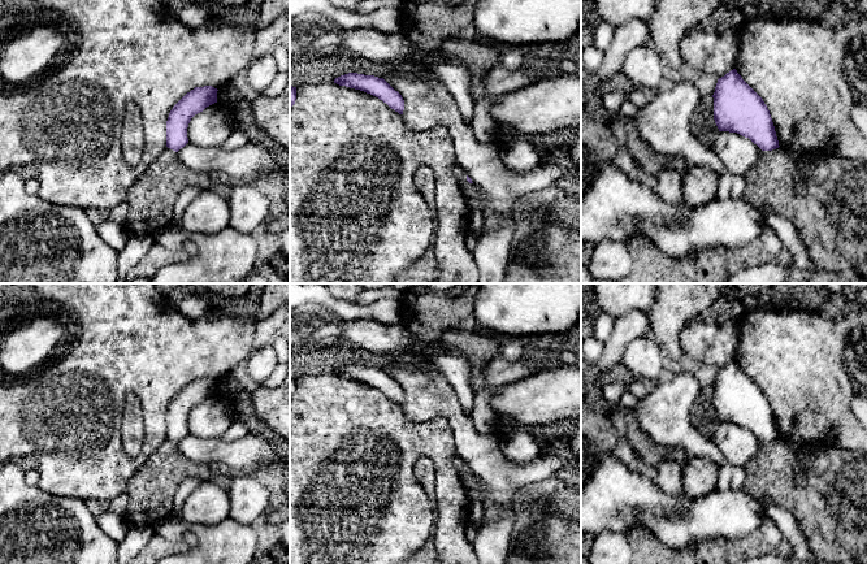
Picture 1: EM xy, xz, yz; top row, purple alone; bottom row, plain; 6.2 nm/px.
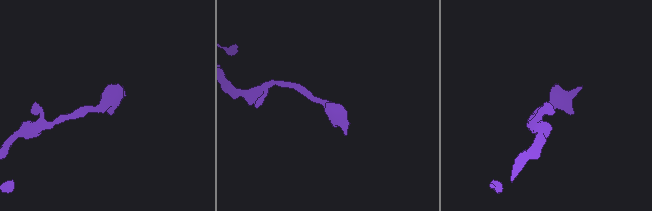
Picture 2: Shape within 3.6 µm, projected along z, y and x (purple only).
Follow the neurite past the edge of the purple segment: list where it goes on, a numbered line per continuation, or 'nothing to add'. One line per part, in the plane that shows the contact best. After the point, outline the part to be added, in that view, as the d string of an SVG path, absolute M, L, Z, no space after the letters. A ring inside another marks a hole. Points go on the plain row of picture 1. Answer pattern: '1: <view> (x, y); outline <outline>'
nothing to add

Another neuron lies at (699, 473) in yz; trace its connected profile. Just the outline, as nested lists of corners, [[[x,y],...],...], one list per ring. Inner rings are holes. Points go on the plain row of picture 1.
[[[688,456],[682,467],[685,493],[701,498],[716,489],[719,465],[707,456]]]

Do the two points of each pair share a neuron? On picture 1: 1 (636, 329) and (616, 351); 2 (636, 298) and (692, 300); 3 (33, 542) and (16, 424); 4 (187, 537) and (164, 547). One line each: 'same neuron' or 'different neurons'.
1: same neuron
2: different neurons
3: different neurons
4: same neuron

